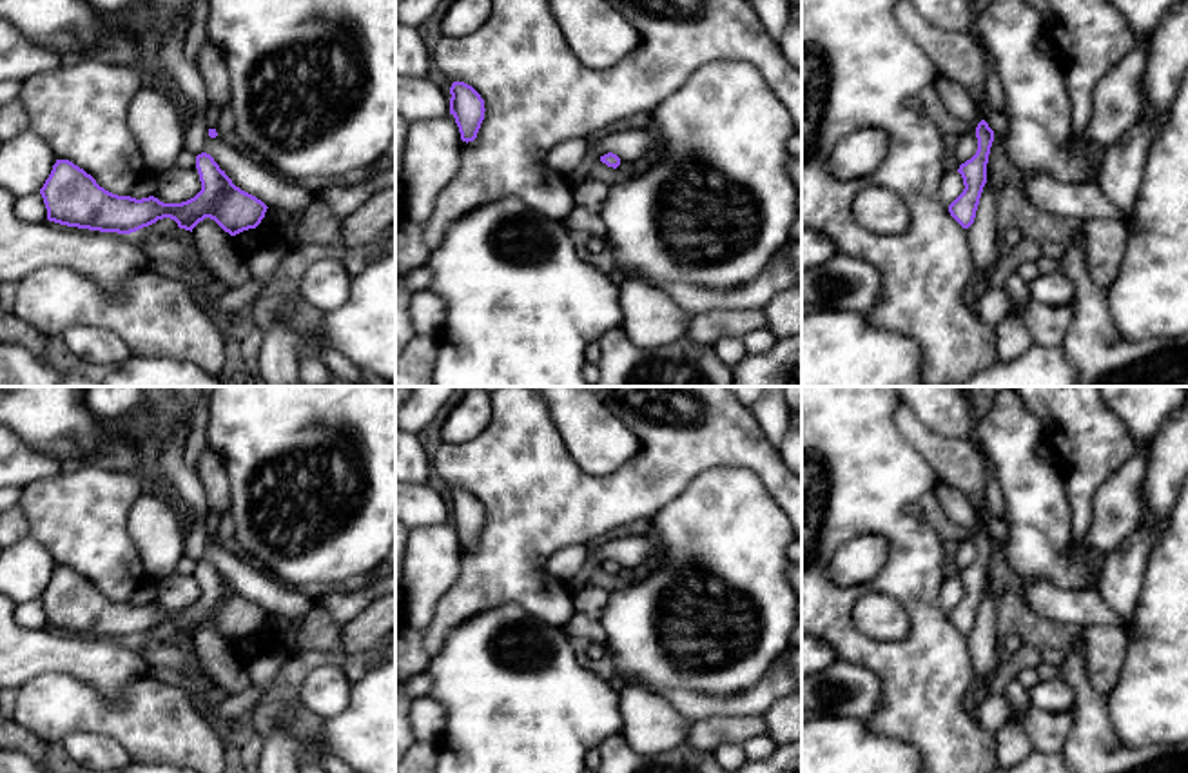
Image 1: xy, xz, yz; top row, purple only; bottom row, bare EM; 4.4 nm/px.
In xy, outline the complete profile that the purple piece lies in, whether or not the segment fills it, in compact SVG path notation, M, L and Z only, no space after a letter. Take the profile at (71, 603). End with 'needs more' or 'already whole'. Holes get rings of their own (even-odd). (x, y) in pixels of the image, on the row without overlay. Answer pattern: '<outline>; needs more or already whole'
M198 561L196 575L201 597L181 610L112 601L69 566L56 566L40 601L49 628L100 639L131 641L163 624L192 639L200 628L210 624L236 642L261 630L268 613L236 593L210 561Z; already whole

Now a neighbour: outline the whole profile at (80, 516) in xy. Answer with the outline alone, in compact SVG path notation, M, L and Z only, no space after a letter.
M76 465L24 486L18 506L29 523L29 537L38 541L58 566L73 568L105 597L127 602L147 579L127 526L131 508L143 492L145 484L138 472Z

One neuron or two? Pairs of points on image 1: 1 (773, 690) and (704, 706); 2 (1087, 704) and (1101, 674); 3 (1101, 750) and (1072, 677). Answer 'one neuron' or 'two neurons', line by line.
1: one neuron
2: two neurons
3: one neuron

